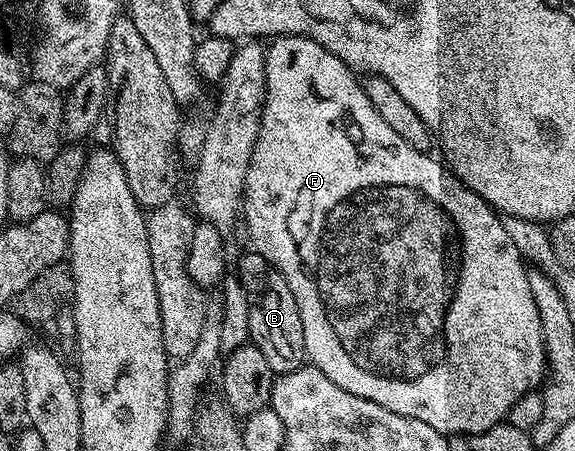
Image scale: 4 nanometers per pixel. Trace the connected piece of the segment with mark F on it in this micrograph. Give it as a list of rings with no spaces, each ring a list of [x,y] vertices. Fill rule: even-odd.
[[[287,35],[275,38],[267,46],[264,54],[264,107],[260,110],[260,130],[244,180],[242,225],[248,228],[251,248],[262,254],[283,275],[298,303],[307,360],[338,383],[338,387],[362,399],[370,399],[403,417],[422,419],[422,423],[430,423],[434,431],[445,435],[481,433],[501,424],[507,418],[510,407],[545,380],[546,349],[544,353],[544,329],[540,326],[542,314],[534,303],[534,295],[530,295],[526,262],[505,231],[503,220],[487,201],[460,184],[460,178],[437,161],[428,153],[414,151],[410,143],[403,141],[386,124],[386,119],[378,115],[374,103],[370,103],[364,94],[357,74],[342,63],[342,59],[330,55],[326,47],[313,45],[308,37]]]

